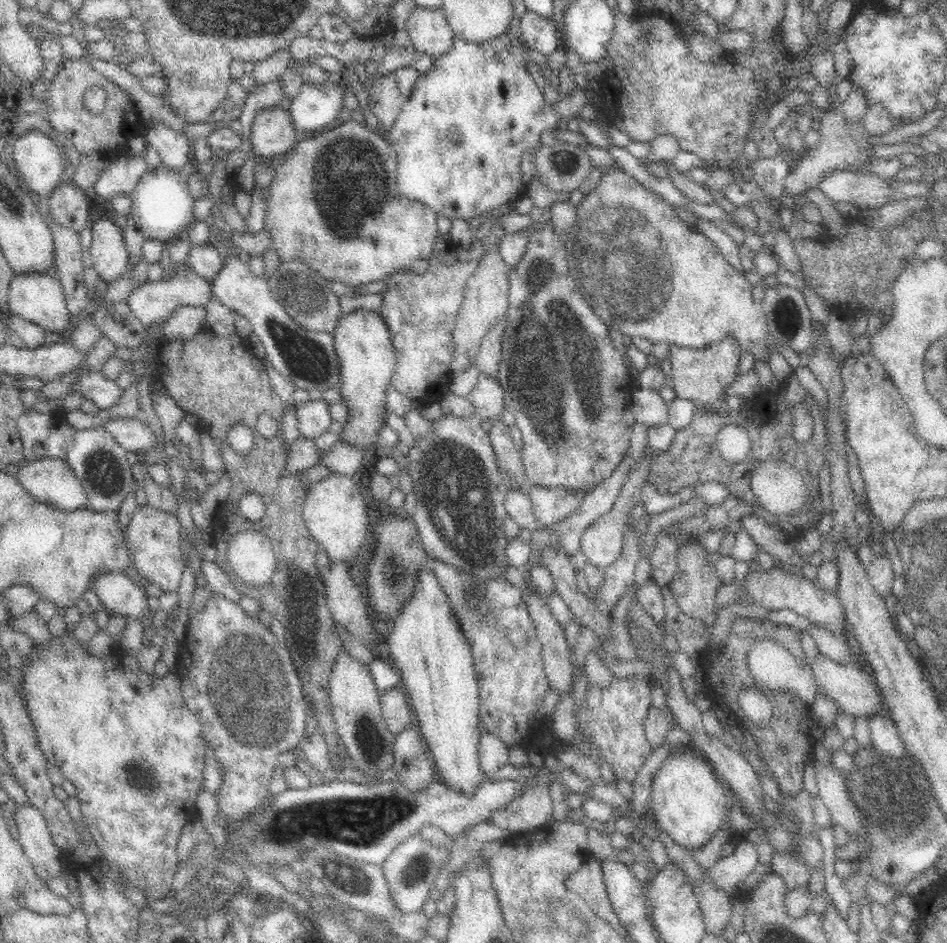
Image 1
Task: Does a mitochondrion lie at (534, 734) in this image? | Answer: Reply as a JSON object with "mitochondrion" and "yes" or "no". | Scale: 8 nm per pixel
{"mitochondrion":"no"}

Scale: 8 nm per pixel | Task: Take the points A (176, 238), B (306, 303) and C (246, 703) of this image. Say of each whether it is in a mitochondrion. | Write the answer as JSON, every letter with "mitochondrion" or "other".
{"A":"other","B":"mitochondrion","C":"mitochondrion"}

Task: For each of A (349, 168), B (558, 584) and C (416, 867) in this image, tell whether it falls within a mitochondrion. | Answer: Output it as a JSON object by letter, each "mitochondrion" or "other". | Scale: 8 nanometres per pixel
{"A":"mitochondrion","B":"other","C":"mitochondrion"}

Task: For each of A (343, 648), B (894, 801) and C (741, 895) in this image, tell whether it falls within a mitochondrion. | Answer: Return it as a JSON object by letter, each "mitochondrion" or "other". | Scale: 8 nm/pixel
{"A":"other","B":"mitochondrion","C":"other"}

